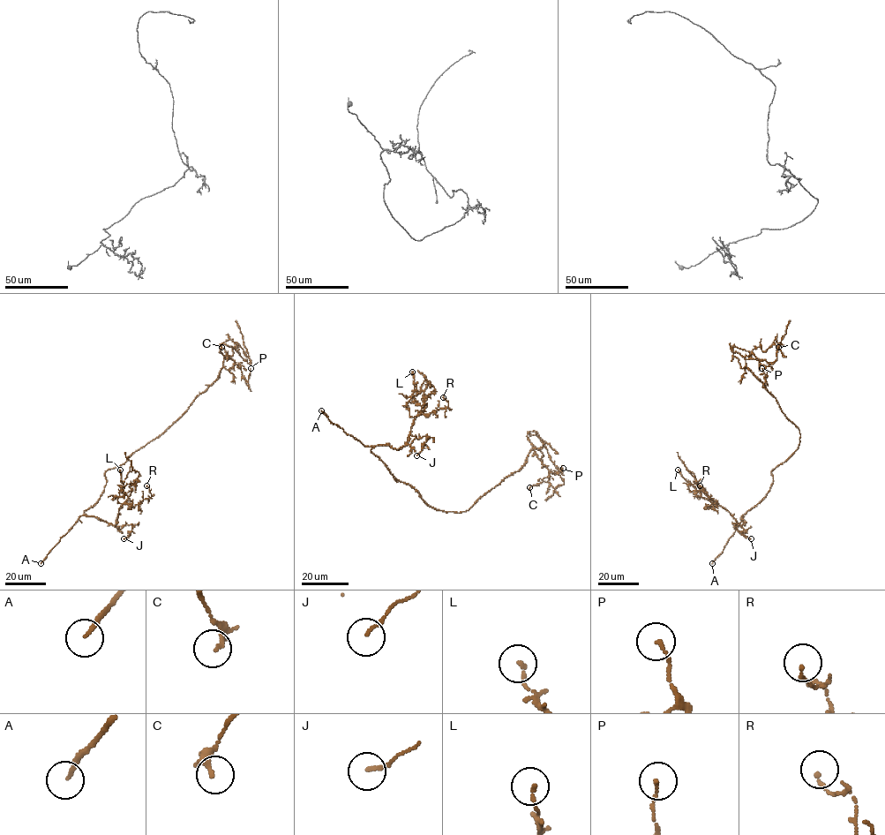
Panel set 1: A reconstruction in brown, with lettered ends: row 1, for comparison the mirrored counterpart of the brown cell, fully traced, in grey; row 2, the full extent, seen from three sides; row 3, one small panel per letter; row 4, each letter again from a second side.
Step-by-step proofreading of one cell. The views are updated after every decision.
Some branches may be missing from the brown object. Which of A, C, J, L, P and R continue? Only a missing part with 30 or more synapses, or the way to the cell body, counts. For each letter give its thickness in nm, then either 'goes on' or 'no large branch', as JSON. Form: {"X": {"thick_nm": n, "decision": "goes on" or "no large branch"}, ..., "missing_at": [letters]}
{"A": {"thick_nm": 150, "decision": "goes on"}, "C": {"thick_nm": 120, "decision": "no large branch"}, "J": {"thick_nm": 140, "decision": "no large branch"}, "L": {"thick_nm": 140, "decision": "no large branch"}, "P": {"thick_nm": 120, "decision": "no large branch"}, "R": {"thick_nm": 130, "decision": "no large branch"}, "missing_at": ["A"]}

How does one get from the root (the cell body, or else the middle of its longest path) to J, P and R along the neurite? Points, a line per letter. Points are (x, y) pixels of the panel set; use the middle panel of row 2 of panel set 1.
J: (443, 512), (430, 507), (409, 485), (395, 480), (371, 450), (378, 445), (398, 449), (425, 436), (416, 455)
P: (443, 512), (467, 510), (491, 489), (517, 471), (532, 449), (553, 474), (560, 472), (563, 468)
R: (443, 512), (395, 480), (371, 451), (378, 445), (401, 448), (418, 414), (448, 406), (443, 397)

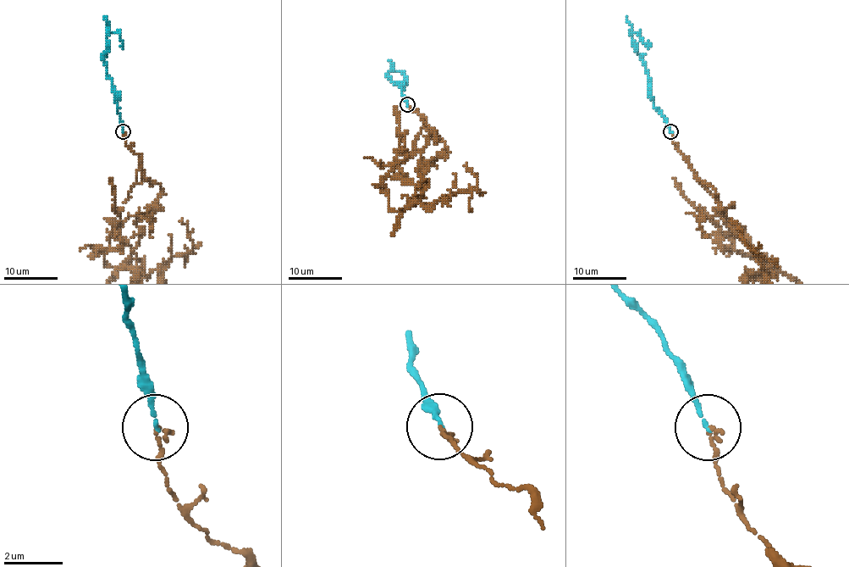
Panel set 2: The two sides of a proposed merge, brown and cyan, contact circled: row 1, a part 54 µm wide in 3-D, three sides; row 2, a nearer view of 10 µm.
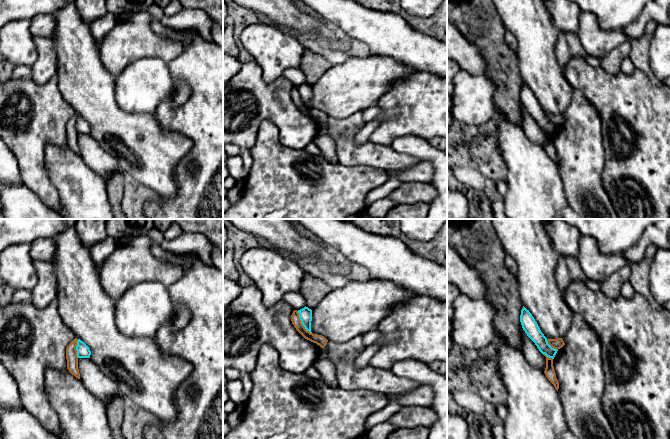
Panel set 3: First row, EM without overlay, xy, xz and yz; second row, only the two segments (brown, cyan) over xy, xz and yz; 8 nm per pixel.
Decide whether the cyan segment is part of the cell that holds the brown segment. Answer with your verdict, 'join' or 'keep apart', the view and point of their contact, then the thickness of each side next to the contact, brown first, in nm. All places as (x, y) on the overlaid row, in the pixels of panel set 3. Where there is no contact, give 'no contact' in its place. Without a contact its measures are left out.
keep apart; meets brown in xz at (301, 323); 90 nm thick on the brown side, 110 nm on the other

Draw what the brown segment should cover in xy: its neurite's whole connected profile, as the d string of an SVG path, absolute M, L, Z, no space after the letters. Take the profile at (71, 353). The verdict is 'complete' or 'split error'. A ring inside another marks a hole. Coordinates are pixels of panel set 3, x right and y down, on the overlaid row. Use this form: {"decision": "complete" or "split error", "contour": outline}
{"decision": "complete", "contour": "M75 338L66 348L66 359L67 359L67 369L76 378L80 379L80 373L78 369L78 357L77 357L77 341Z"}

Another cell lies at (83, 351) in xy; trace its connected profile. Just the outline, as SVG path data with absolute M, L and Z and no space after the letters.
M80 339L77 341L76 350L78 358L90 358L91 351L89 347Z

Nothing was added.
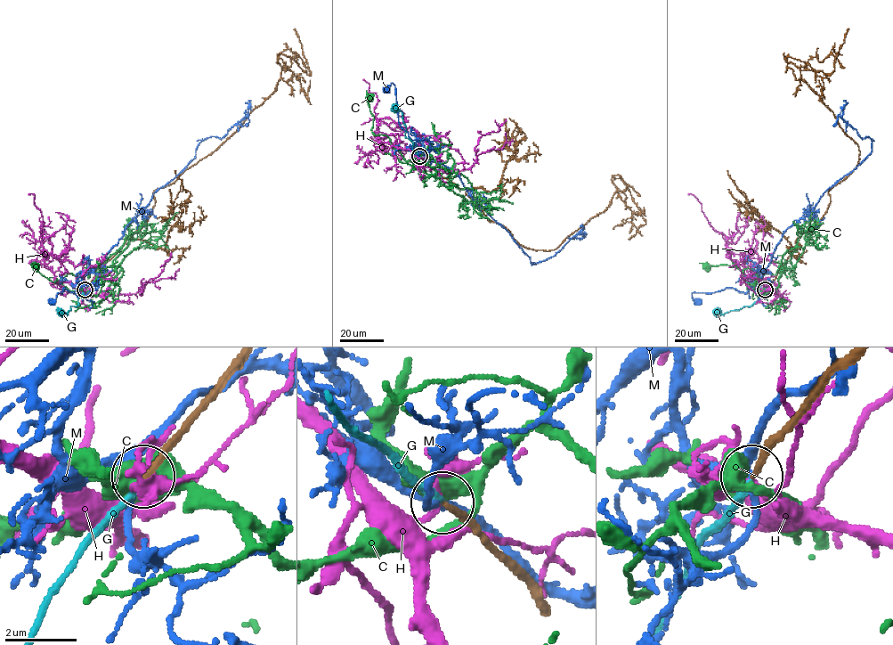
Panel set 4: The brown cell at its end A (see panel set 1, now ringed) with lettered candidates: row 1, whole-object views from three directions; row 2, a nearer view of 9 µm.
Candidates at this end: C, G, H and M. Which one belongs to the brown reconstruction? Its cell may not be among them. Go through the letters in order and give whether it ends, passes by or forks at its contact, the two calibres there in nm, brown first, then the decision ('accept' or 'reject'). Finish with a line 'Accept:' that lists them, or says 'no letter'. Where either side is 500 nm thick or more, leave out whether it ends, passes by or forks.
C: it forks | 150/480 nm | reject
G: it ends | 160/200 nm | accept
H: it passes by | 150/150 nm | reject
M: it forks | 150/240 nm | reject
Accept: G

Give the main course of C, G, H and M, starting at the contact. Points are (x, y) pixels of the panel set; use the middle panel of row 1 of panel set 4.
C: (419, 155), (425, 151), (448, 170), (450, 185), (441, 184), (409, 164), (387, 136), (376, 135), (371, 98)
G: (419, 155), (413, 150), (413, 142), (405, 135), (401, 112), (394, 108)
H: (418, 155), (380, 142), (377, 120), (389, 117), (418, 135), (436, 140), (444, 135), (451, 143)
M: (418, 155), (458, 174), (466, 191), (509, 233), (531, 263), (548, 259), (577, 234), (586, 234)

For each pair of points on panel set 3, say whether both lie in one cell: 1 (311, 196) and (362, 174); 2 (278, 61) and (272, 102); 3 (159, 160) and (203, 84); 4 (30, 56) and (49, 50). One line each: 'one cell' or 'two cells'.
1: one cell
2: two cells
3: two cells
4: two cells

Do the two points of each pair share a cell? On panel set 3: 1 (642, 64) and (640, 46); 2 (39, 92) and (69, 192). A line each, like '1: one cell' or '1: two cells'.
1: one cell
2: two cells

